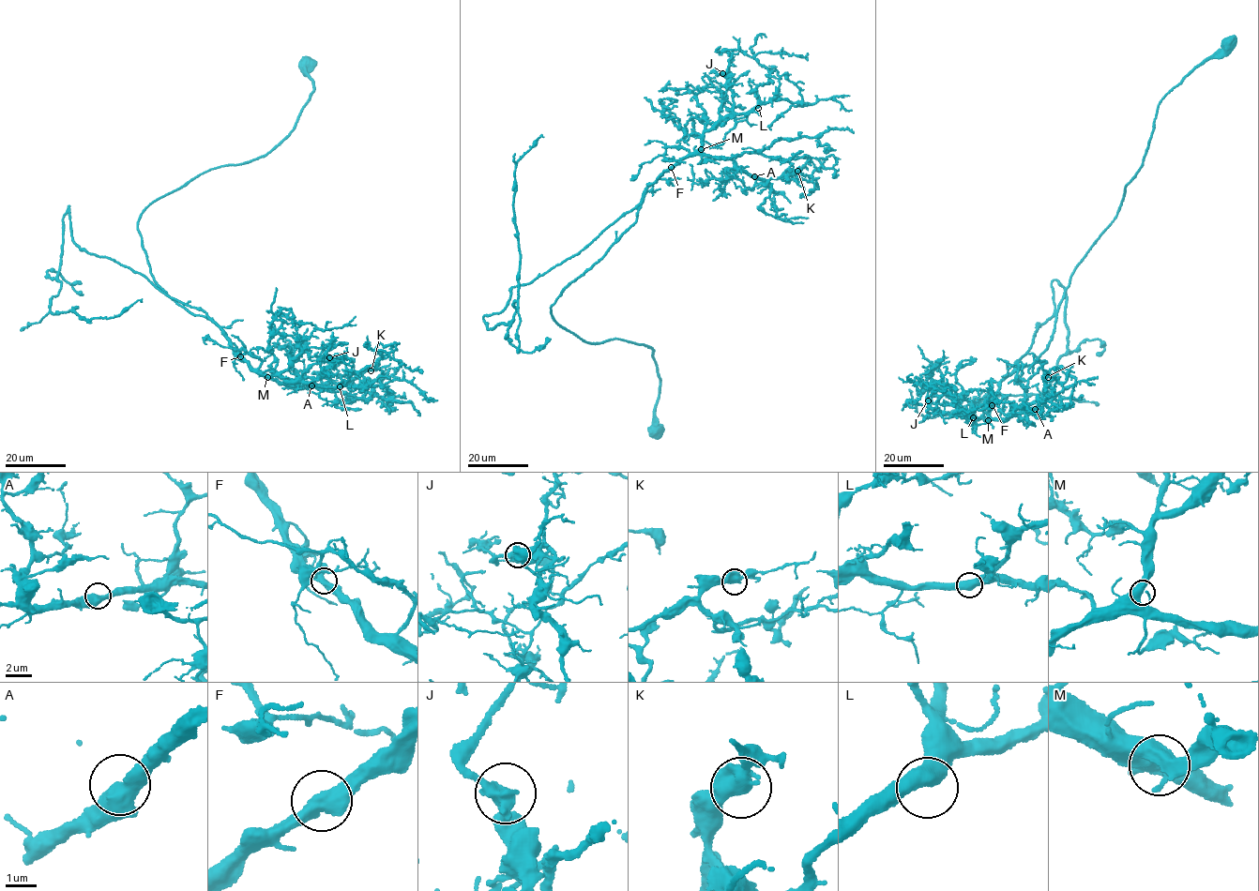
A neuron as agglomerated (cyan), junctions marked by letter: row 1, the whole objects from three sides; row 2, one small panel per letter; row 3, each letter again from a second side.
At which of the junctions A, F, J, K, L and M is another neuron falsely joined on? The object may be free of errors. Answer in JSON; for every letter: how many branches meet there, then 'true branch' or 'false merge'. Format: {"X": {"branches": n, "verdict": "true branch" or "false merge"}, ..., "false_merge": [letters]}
{"A": {"branches": 2, "verdict": "true branch"}, "F": {"branches": 2, "verdict": "true branch"}, "J": {"branches": 2, "verdict": "true branch"}, "K": {"branches": 2, "verdict": "true branch"}, "L": {"branches": 2, "verdict": "true branch"}, "M": {"branches": 2, "verdict": "true branch"}, "false_merge": []}

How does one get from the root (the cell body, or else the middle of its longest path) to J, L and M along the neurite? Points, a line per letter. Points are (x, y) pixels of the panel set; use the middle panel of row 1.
J: (659, 430), (654, 350), (583, 341), (558, 324), (551, 307), (636, 220), (646, 188), (730, 114), (722, 73)
L: (659, 430), (654, 350), (583, 341), (551, 307), (701, 135), (758, 108)
M: (659, 430), (654, 350), (613, 339), (583, 341), (558, 324), (551, 307), (636, 220), (646, 188), (701, 149)

